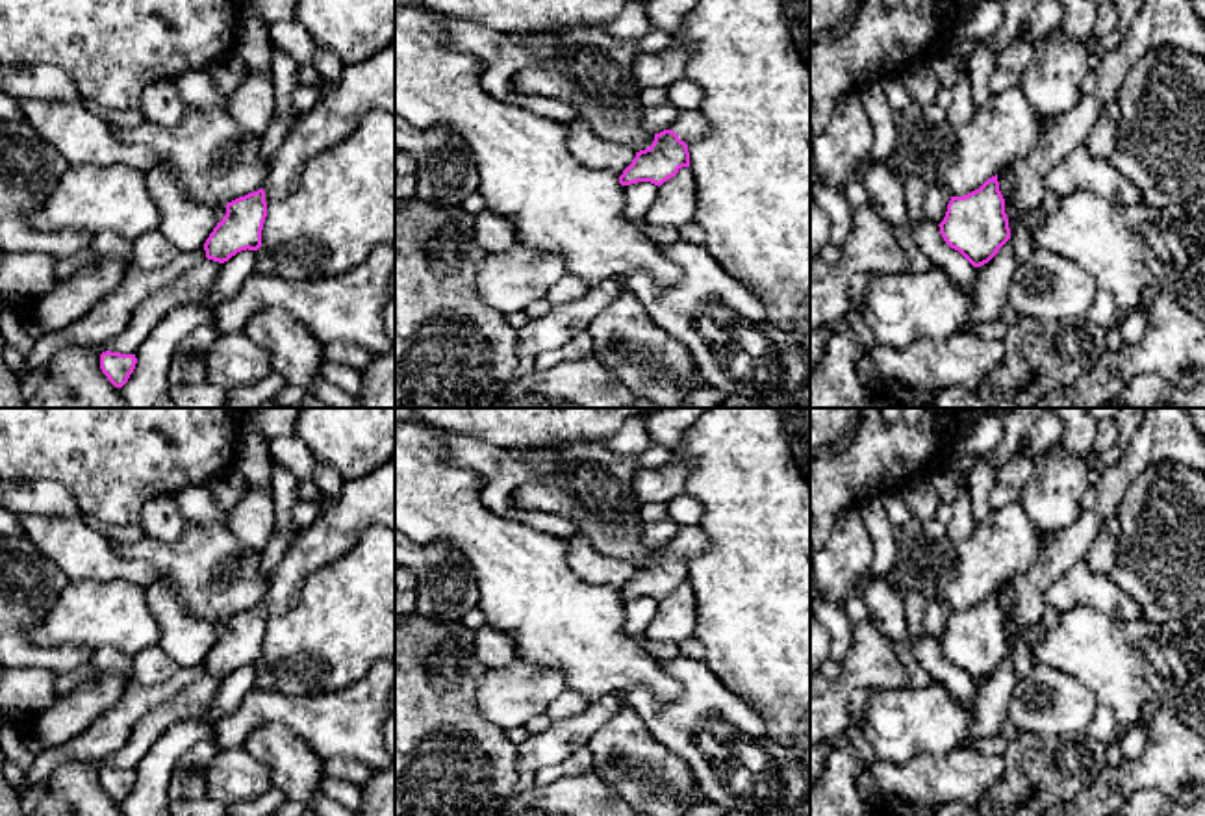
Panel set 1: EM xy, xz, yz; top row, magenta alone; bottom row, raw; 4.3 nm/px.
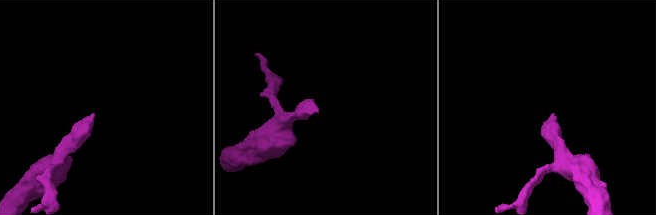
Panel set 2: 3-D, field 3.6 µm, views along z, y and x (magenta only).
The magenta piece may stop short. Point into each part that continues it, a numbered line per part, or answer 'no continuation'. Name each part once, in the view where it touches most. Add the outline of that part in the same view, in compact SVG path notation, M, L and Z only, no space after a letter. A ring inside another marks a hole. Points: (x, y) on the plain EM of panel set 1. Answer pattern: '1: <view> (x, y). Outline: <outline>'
1: xz (690, 542). Outline: M680 527L671 543L686 560L704 553L708 549L708 538L701 527Z

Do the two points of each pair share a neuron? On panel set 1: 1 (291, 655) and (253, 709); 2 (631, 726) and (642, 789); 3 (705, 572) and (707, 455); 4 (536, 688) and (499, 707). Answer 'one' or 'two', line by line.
1: two
2: one
3: one
4: one

